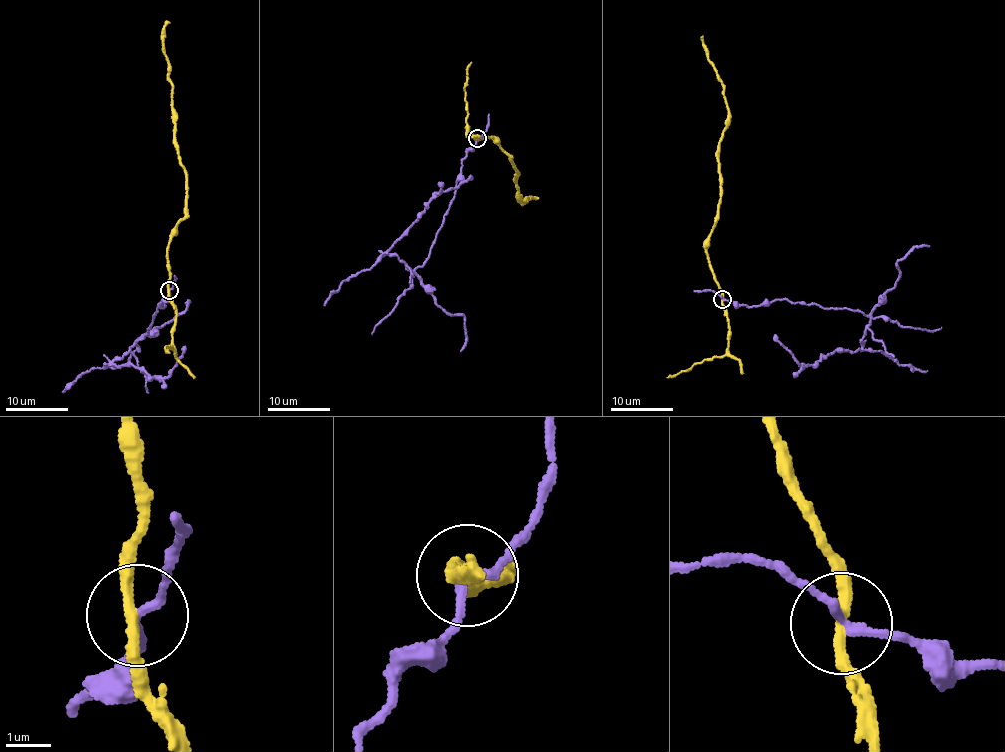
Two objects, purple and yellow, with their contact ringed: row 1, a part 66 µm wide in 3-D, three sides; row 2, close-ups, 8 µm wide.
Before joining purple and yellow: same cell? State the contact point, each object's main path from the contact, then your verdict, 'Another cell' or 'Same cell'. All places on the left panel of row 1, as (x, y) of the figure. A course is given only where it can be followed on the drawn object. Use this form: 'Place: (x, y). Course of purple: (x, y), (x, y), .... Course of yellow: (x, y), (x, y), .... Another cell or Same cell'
Place: (169, 290). Course of purple: (169, 290), (147, 334), (113, 362), (162, 378), (185, 346). Course of yellow: (169, 290), (167, 255), (171, 230), (186, 215), (187, 171), (175, 141), (163, 45), (163, 31), (170, 22). Another cell

